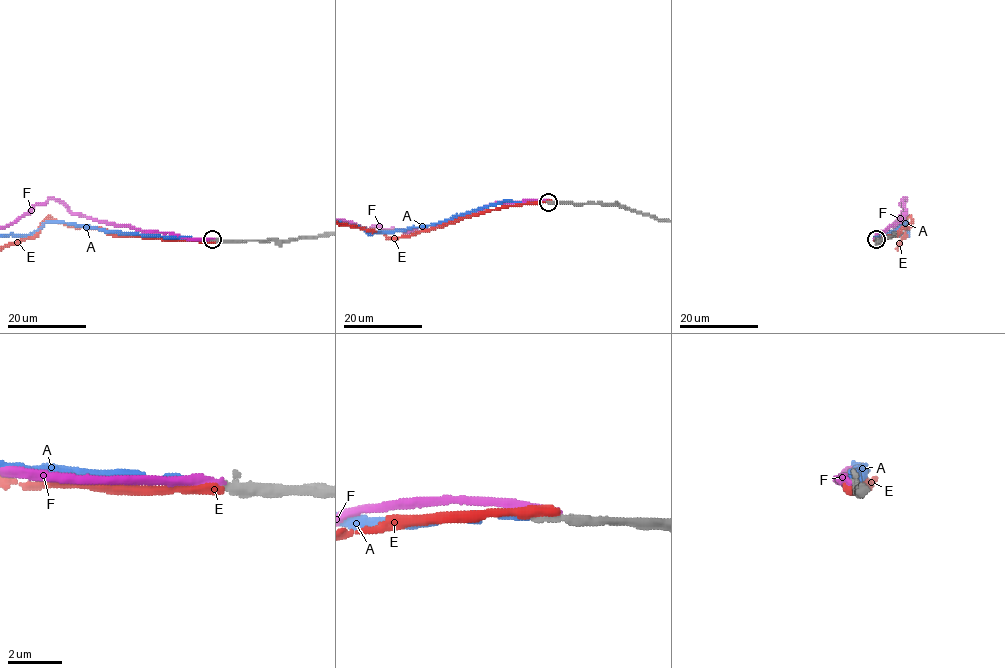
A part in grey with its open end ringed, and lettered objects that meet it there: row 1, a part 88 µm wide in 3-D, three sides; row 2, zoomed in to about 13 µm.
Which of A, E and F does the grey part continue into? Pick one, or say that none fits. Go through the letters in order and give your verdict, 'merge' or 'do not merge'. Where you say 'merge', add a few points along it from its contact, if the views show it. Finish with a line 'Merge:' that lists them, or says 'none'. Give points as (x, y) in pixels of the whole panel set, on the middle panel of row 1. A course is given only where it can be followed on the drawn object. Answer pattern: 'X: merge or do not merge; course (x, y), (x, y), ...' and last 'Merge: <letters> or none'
A: merge
E: do not merge
F: do not merge
Merge: A

